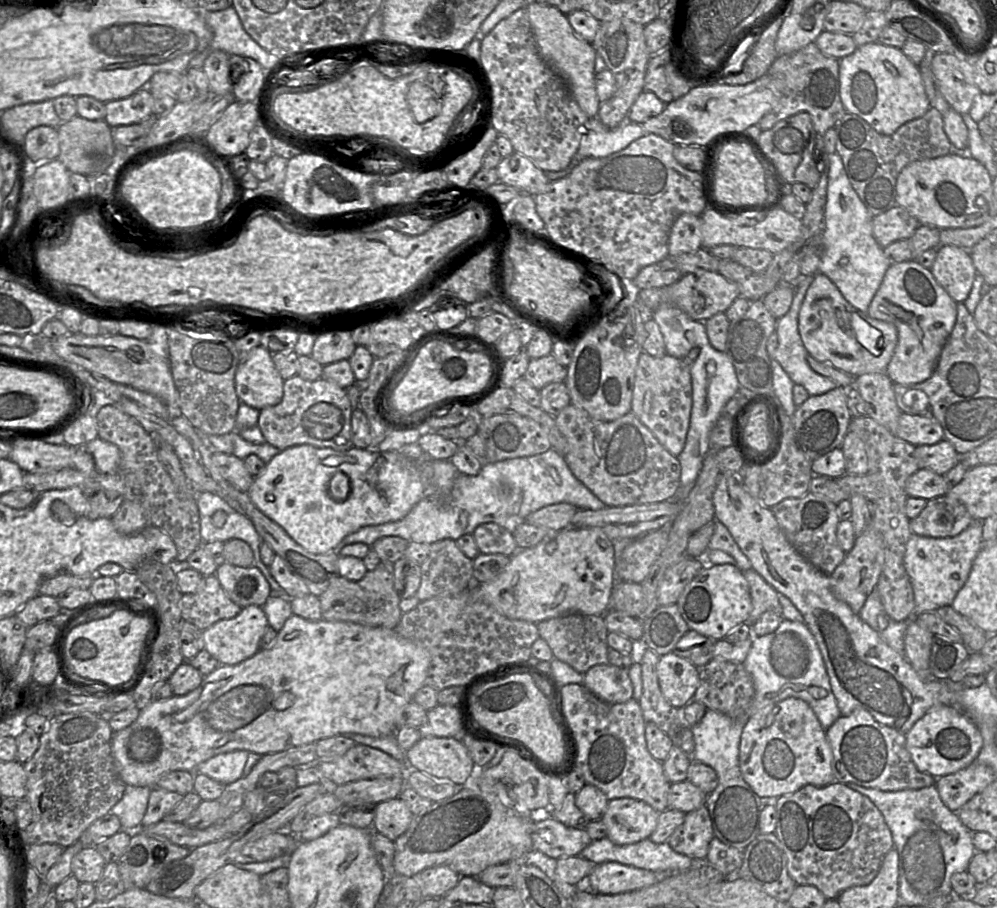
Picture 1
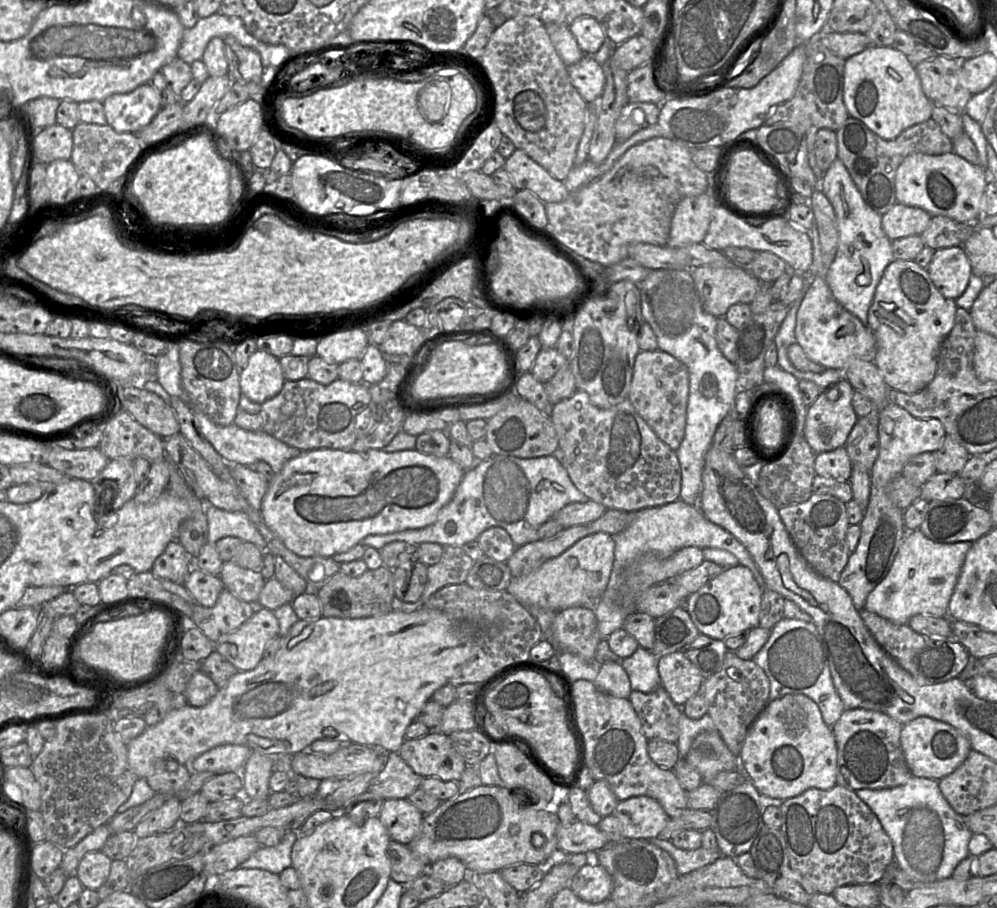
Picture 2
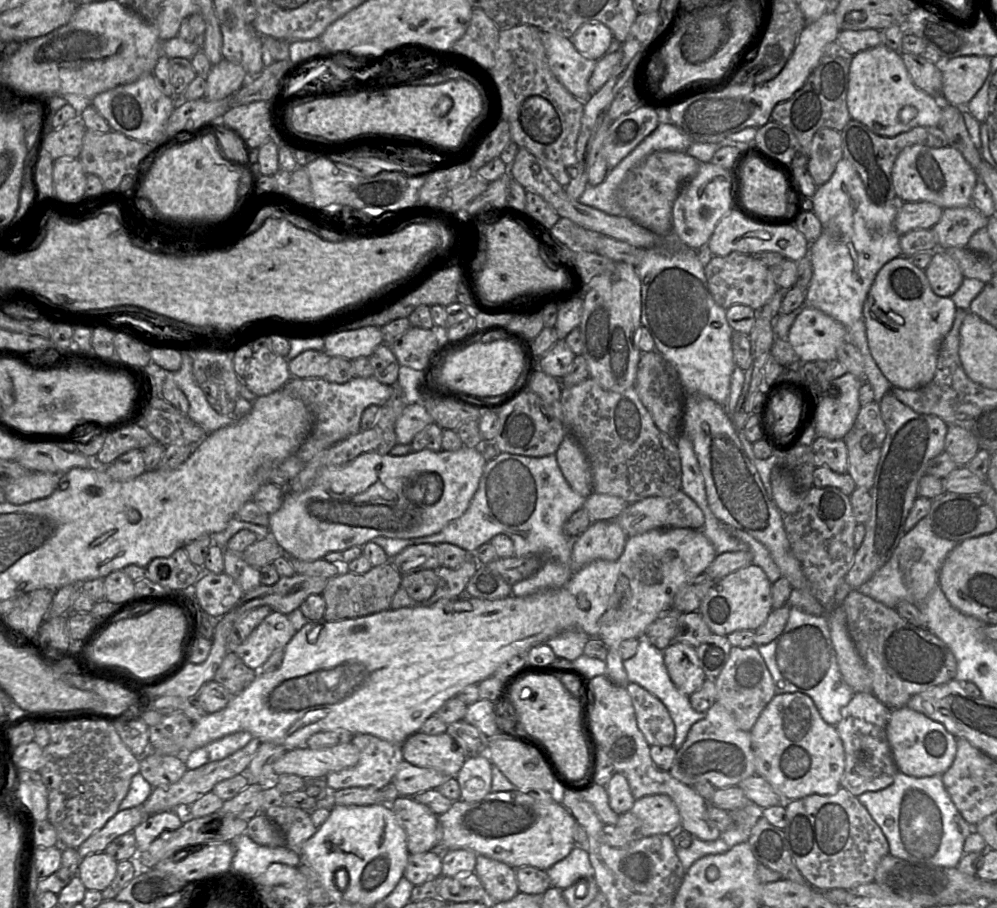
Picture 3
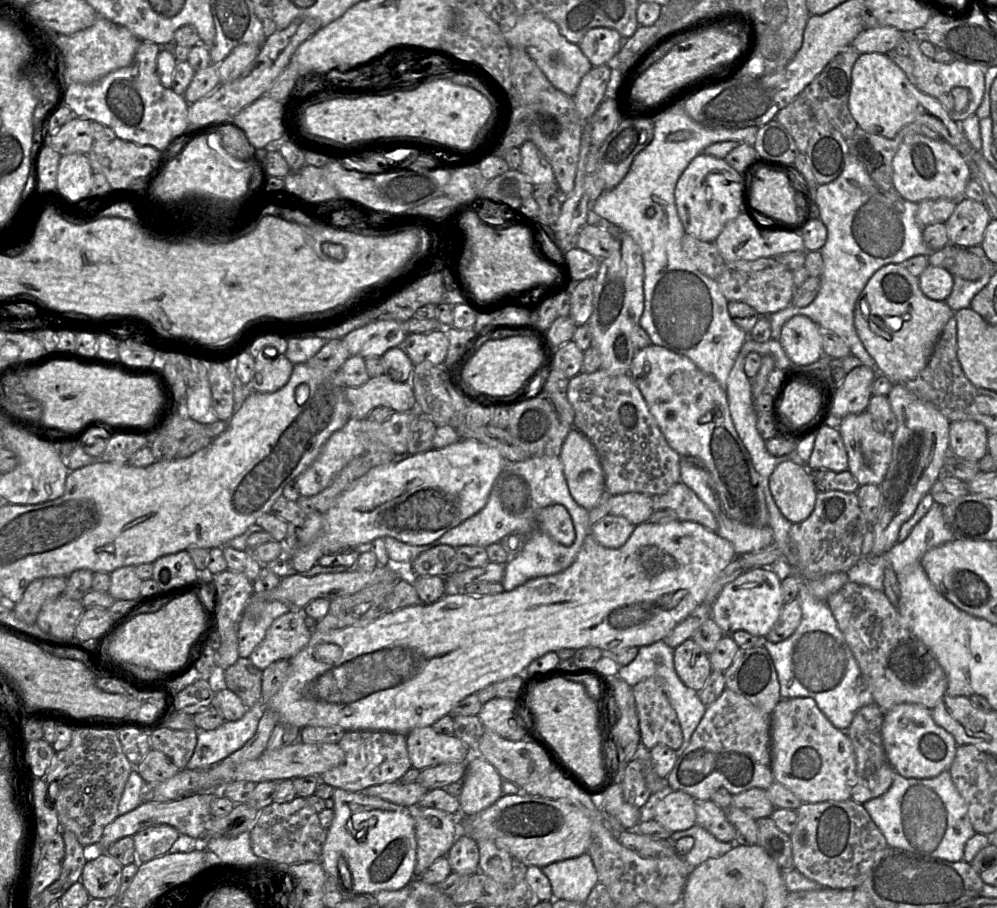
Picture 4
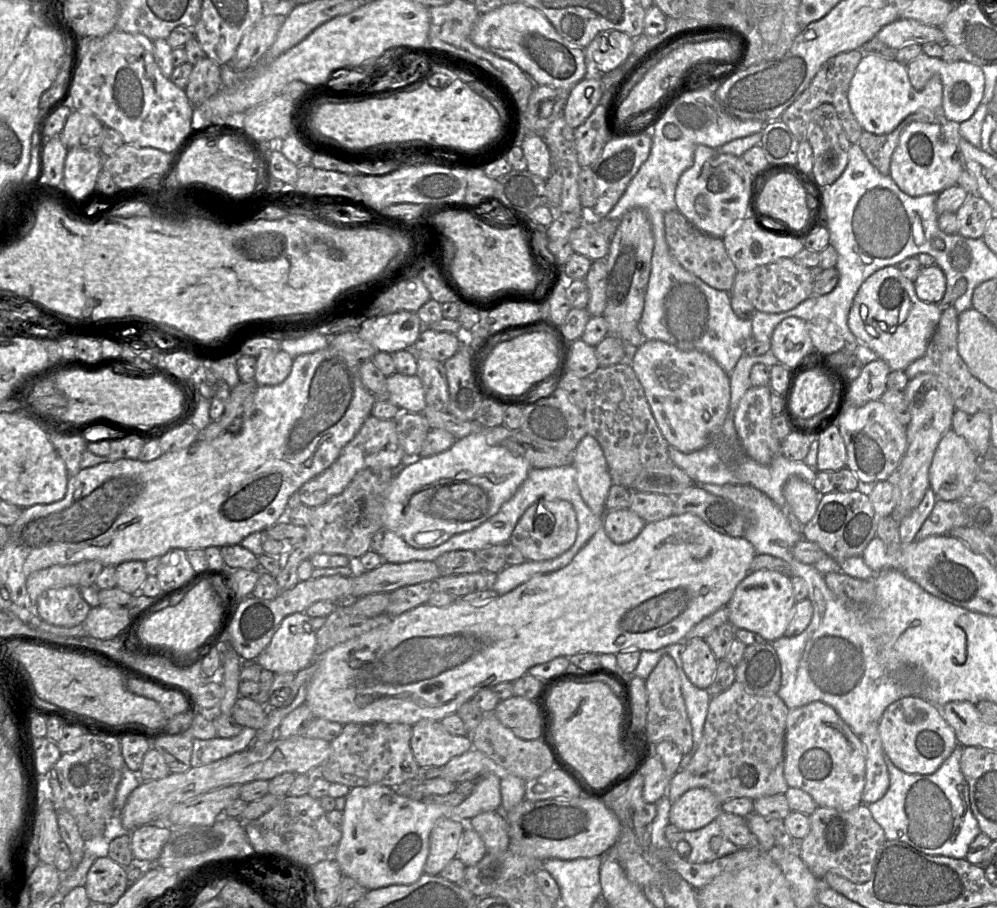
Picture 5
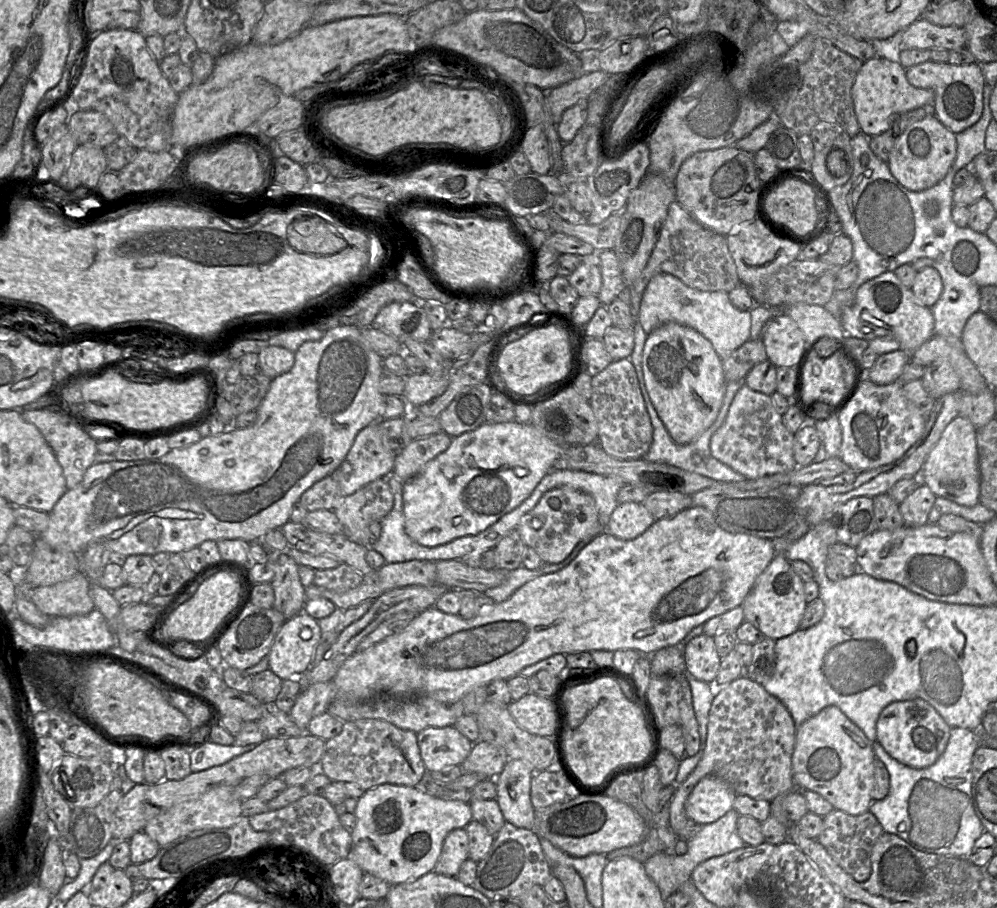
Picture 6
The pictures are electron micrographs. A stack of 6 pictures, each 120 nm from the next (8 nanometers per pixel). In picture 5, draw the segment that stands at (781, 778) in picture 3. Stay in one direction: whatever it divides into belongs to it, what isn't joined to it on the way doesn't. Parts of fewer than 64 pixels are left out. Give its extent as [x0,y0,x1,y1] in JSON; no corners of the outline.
[784,701,866,811]

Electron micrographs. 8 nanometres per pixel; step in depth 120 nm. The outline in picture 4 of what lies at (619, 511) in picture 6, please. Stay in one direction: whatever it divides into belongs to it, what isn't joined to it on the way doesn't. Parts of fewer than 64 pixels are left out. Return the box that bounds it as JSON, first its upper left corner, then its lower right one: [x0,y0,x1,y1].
[590,514,635,549]

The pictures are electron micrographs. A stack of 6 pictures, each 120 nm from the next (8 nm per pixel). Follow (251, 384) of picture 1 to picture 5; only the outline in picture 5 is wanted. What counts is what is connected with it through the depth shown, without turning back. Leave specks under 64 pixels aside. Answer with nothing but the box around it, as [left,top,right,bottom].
[254,349,294,386]

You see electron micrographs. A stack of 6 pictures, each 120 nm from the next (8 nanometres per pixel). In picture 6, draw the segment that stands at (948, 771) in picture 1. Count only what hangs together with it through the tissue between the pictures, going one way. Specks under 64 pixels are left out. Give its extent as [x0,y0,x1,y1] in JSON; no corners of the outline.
[876,701,951,769]

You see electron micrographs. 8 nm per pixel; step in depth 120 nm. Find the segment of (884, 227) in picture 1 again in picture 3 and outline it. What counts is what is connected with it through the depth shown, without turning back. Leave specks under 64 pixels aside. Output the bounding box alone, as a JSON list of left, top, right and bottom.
[894,202,943,235]

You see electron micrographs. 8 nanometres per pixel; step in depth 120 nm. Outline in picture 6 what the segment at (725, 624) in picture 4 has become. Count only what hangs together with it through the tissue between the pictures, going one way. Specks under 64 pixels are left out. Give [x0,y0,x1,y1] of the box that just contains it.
[741,552,807,639]

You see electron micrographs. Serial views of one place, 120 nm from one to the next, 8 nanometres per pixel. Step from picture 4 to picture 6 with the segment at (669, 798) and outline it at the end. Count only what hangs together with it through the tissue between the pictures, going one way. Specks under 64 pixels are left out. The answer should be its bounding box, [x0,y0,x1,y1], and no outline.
[685,775,737,824]

